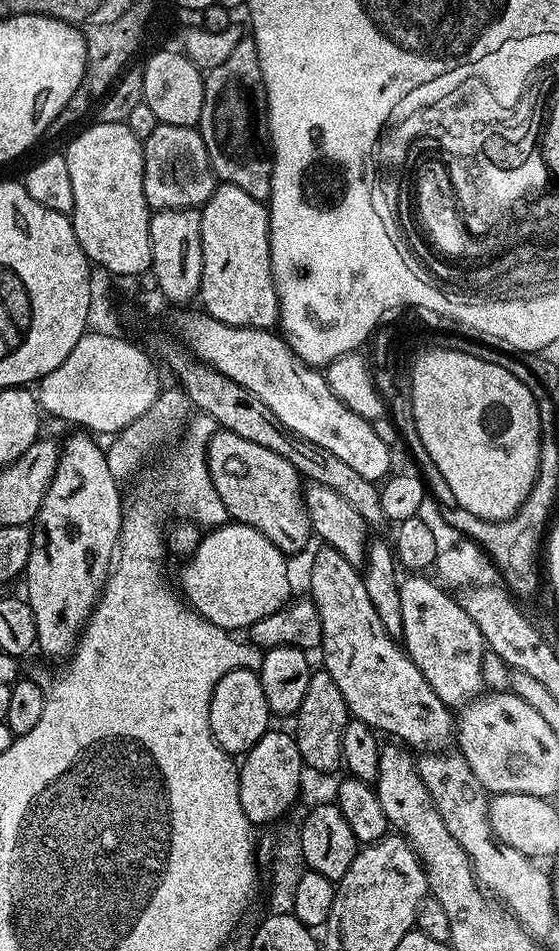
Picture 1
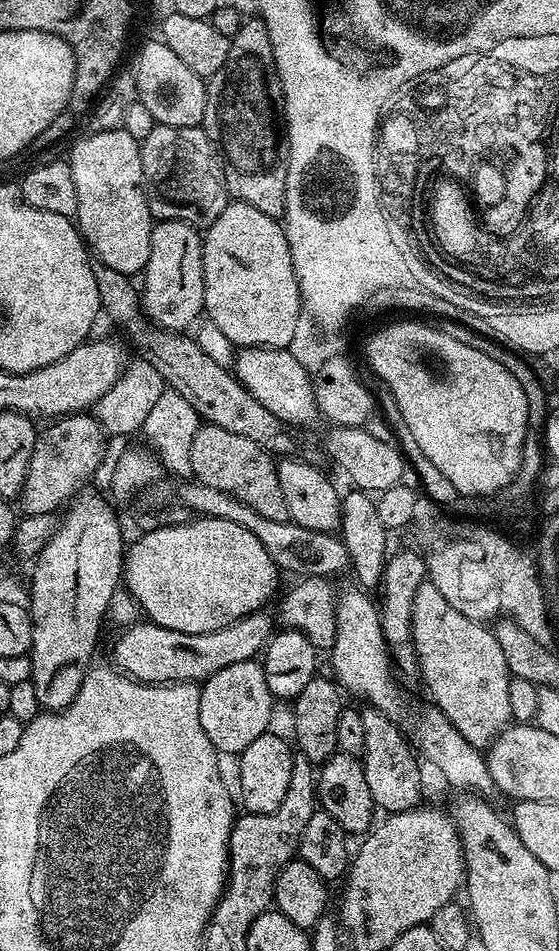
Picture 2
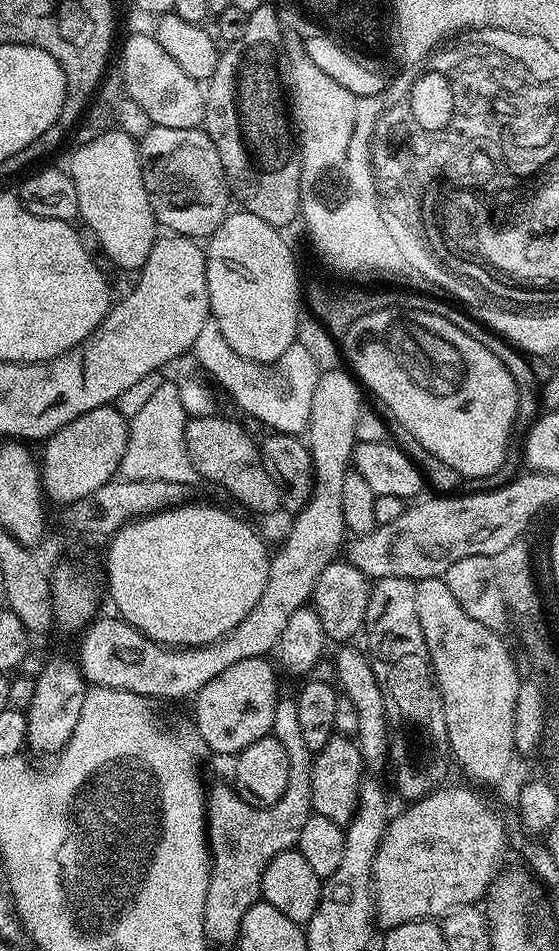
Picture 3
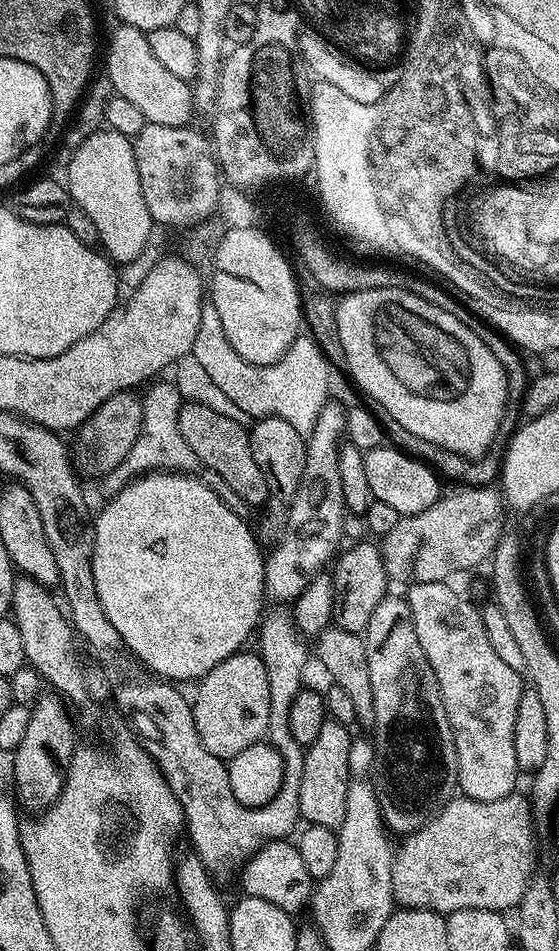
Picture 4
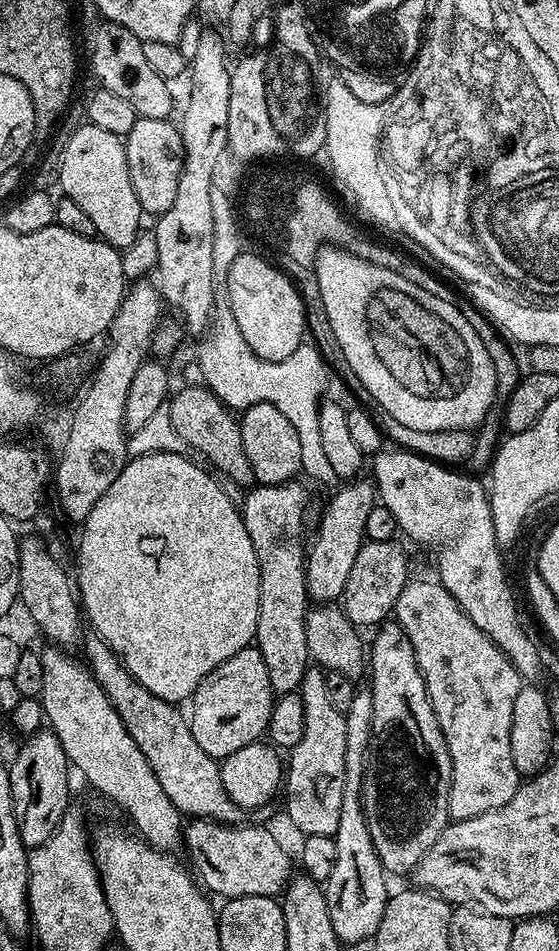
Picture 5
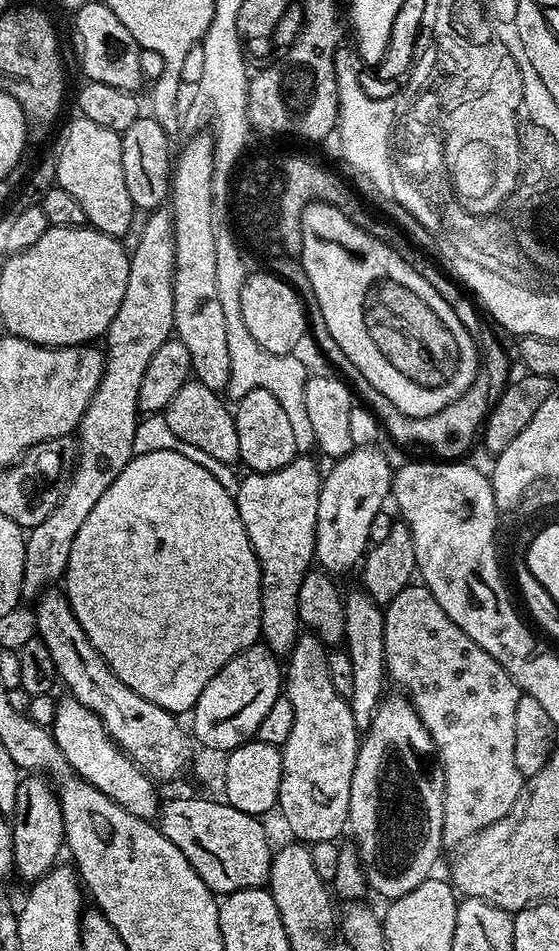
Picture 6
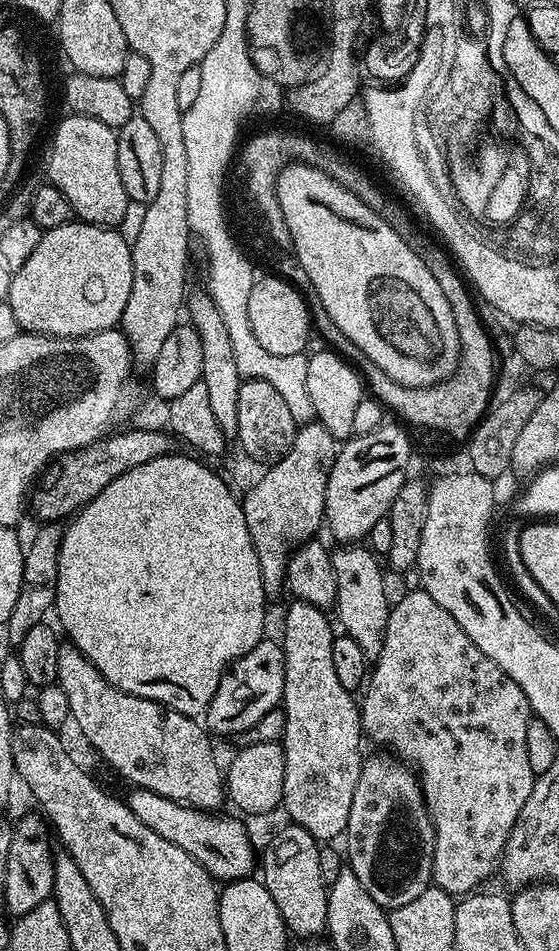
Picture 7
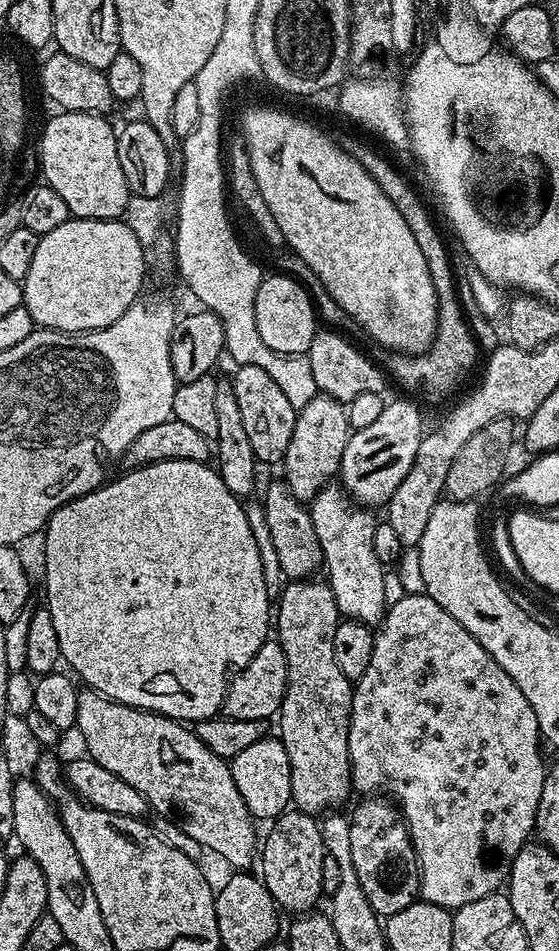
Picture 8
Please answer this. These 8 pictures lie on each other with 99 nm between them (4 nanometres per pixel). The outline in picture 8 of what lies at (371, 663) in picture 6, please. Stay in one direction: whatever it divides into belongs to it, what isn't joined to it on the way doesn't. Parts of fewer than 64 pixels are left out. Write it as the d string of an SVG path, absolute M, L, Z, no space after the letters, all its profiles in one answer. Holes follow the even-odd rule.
M340 486L321 488L320 492L310 501L310 511L314 522L314 531L318 533L318 542L322 546L324 562L323 571L328 571L326 582L334 594L334 602L338 606L341 617L357 620L369 626L379 625L390 603L388 584L384 581L386 566L378 562L374 555L374 530L378 523L377 517L371 516L367 507L361 506Z

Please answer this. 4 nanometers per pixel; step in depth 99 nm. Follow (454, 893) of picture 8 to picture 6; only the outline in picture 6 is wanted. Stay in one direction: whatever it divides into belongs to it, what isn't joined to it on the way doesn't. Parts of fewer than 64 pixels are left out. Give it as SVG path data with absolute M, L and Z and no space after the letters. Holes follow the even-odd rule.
M419 583L403 588L384 608L384 637L387 679L400 687L397 689L406 690L418 718L422 718L430 738L434 738L440 765L444 768L445 845L463 846L483 828L507 814L524 789L525 778L514 762L514 716L522 695L520 687L470 634L453 622L442 606L438 606L432 591Z

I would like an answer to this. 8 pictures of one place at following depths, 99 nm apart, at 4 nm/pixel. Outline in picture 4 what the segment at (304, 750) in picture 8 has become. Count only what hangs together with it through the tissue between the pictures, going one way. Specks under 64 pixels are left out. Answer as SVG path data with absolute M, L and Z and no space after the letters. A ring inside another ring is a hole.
M325 722L318 738L307 745L302 766L302 790L298 794L301 817L308 824L339 829L342 818L346 818L346 786L350 768L350 746L354 736L345 725Z

